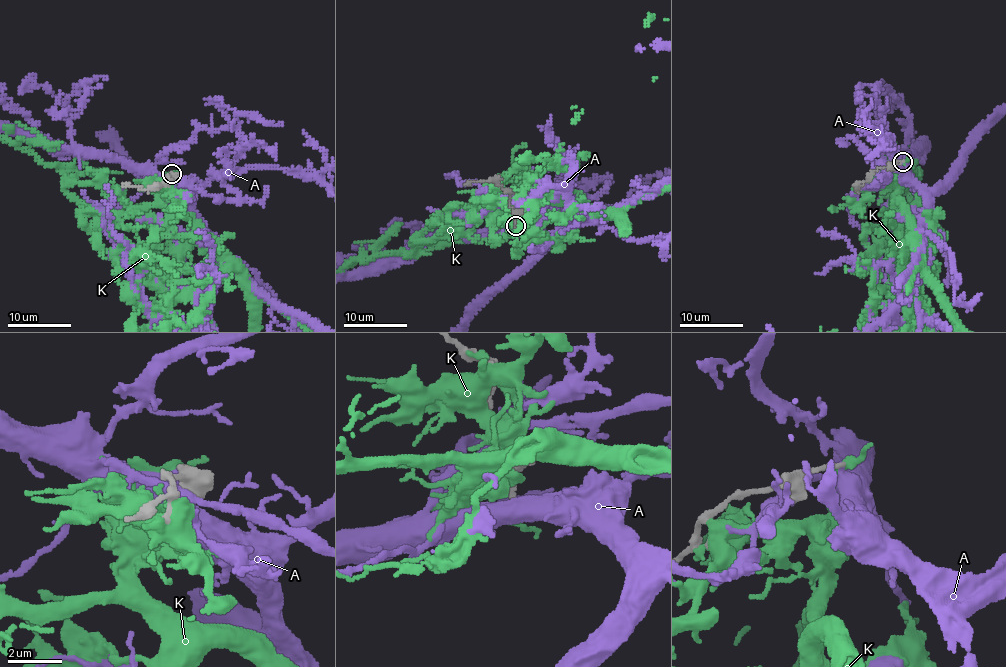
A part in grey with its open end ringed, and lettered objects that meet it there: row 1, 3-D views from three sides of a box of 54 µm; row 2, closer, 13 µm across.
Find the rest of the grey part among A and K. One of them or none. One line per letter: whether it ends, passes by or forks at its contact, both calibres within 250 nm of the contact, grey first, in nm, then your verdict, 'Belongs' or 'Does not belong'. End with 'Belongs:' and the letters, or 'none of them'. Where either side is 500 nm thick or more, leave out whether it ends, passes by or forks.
A: It ends there. Thickness 170 nm (grey) against 480 nm. Does not belong
K: It passes by. Thickness 150 nm (grey) against 280 nm. Does not belong
Belongs: none of them

